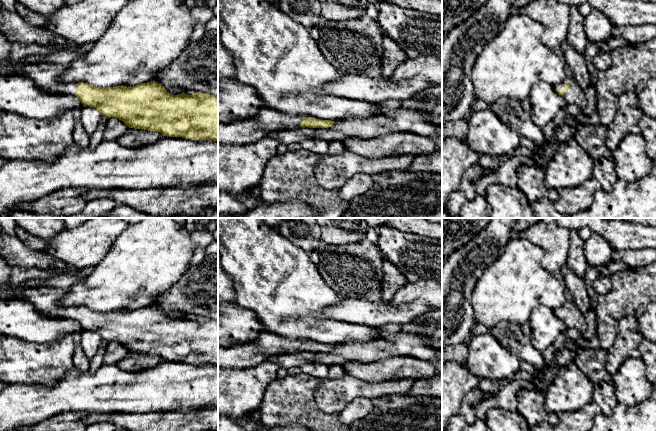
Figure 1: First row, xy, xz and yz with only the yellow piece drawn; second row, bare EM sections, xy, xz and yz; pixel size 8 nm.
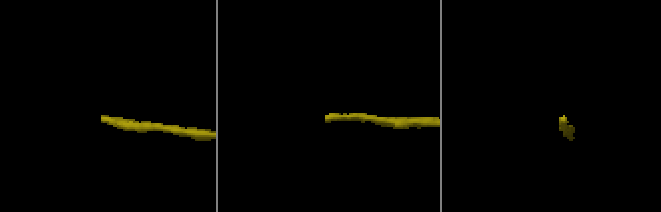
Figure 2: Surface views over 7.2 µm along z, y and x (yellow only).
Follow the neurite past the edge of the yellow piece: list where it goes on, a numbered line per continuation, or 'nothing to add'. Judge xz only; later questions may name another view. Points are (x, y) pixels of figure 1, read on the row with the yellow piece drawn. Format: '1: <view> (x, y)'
1: xz (245, 131)

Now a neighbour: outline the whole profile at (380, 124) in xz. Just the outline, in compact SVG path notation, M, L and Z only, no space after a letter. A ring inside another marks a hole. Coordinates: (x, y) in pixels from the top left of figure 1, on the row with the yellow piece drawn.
M432 86L402 102L398 109L370 118L345 118L329 128L296 128L277 131L271 139L289 145L304 140L327 142L346 139L370 139L393 132L411 132L432 140L442 150L442 86Z

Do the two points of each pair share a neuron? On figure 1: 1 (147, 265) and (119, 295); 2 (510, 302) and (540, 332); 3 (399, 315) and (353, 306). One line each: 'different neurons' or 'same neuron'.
1: same neuron
2: different neurons
3: same neuron

